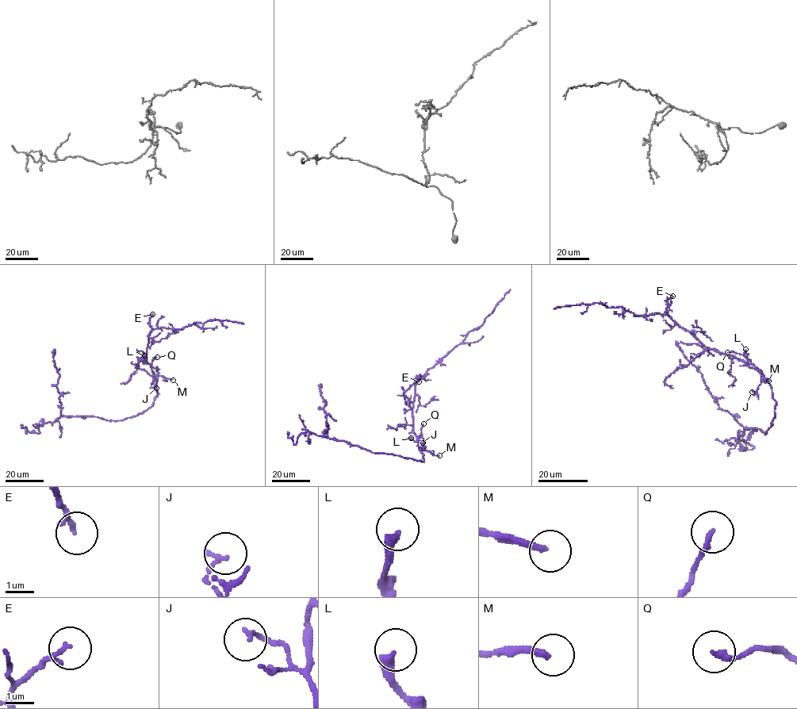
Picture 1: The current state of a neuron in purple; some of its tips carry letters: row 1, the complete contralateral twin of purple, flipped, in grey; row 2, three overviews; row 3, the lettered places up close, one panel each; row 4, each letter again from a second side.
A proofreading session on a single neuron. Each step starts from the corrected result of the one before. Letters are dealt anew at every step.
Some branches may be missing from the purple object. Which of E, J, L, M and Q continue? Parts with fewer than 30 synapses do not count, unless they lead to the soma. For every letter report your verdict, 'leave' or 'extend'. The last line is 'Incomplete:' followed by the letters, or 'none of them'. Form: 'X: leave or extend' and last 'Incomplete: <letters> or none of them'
E: leave
J: leave
L: leave
M: extend
Q: leave
Incomplete: M

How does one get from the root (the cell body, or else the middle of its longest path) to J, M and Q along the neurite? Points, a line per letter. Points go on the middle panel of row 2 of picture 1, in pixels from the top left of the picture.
J: (421, 452), (424, 450), (420, 447), (423, 442)
M: (421, 452), (427, 450), (439, 455)
Q: (421, 452), (418, 441), (423, 423)

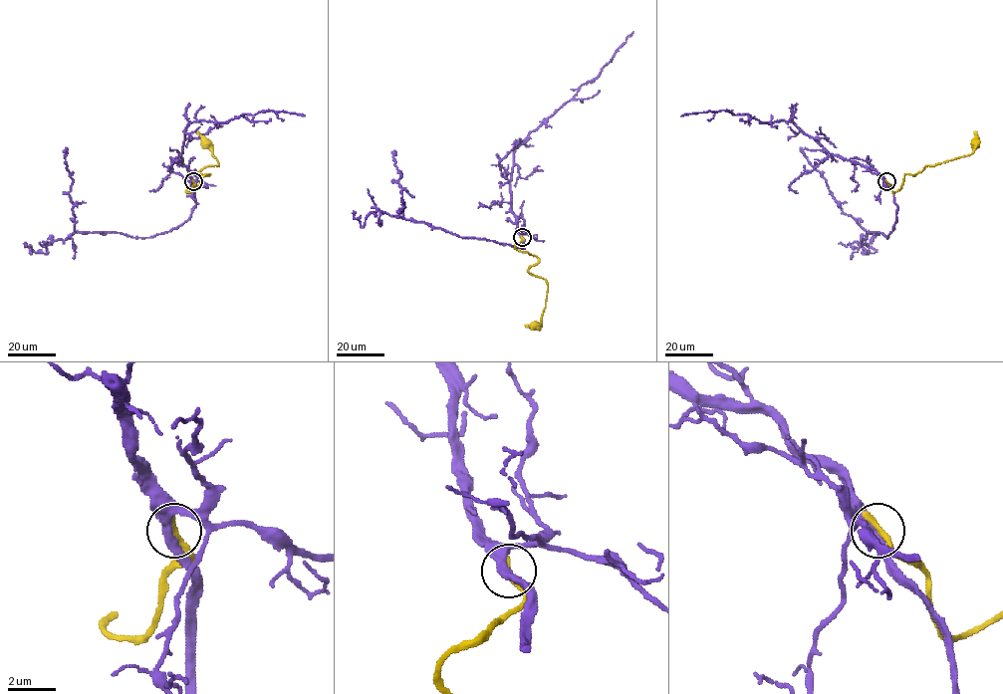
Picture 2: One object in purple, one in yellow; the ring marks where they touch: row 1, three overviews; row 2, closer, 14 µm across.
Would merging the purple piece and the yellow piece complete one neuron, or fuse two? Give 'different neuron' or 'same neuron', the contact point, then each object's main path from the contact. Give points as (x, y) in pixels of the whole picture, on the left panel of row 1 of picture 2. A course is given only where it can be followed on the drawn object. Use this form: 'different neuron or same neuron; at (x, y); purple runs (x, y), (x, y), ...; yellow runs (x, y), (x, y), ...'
same neuron; at (193, 181); purple runs (192, 181), (195, 203), (191, 216), (168, 231), (136, 238), (113, 231), (76, 232), (66, 147); yellow runs (192, 181), (191, 190), (186, 191), (209, 174), (199, 172), (205, 167), (218, 165), (205, 143)

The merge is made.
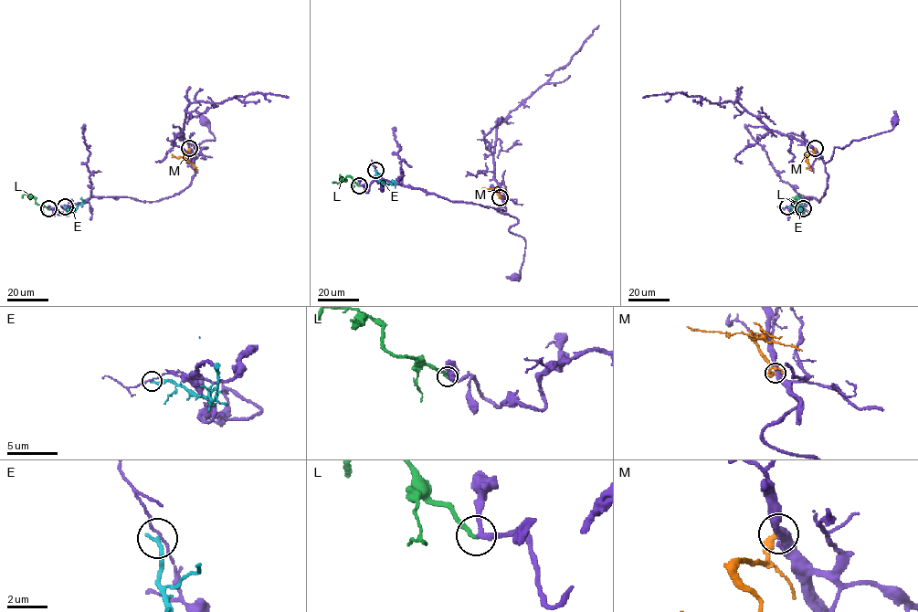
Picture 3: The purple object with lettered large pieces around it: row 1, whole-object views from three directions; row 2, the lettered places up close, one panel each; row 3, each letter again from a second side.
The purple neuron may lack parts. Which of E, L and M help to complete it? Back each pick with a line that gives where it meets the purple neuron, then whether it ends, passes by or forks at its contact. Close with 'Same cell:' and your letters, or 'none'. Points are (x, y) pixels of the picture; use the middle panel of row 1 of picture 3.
L: meets purple at (359, 185); it ends there
Same cell: L

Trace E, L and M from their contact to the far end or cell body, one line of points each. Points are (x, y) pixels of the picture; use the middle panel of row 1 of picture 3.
E: (375, 171), (381, 182), (393, 184), (392, 180)
L: (359, 185), (350, 176), (332, 183)
M: (501, 197), (495, 190), (508, 194)

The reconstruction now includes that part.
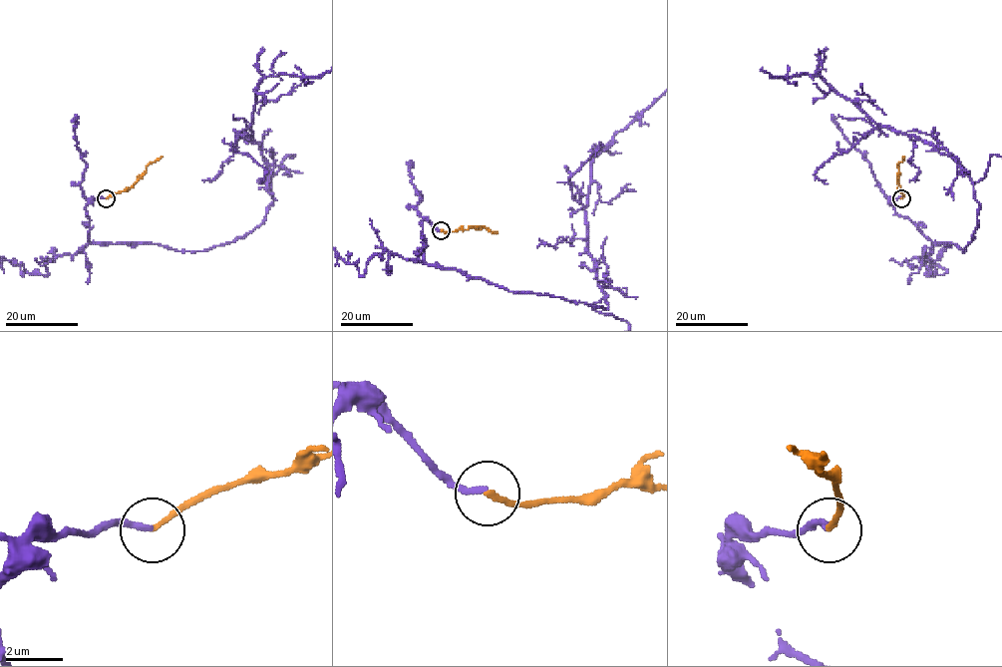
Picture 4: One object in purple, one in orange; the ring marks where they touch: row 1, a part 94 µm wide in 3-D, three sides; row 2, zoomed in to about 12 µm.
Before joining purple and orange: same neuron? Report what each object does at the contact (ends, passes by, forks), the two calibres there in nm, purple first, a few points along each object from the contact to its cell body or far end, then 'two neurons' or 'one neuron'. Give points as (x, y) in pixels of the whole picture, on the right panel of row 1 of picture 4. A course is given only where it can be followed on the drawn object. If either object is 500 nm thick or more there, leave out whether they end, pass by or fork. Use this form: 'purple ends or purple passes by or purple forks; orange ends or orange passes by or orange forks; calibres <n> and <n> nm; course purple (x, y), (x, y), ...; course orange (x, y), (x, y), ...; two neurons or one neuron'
purple ends; orange ends; calibres 180 and 160 nm; course orange (901, 198), (898, 165), (903, 156); one neuron

